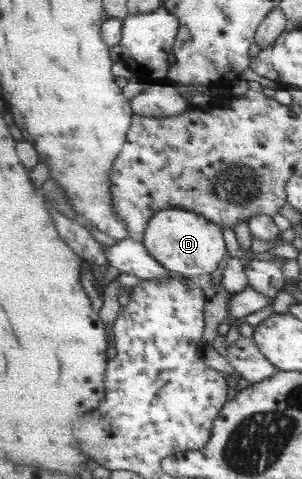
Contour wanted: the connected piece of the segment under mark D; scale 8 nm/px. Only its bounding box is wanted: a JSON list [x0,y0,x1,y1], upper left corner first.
[143,208,227,281]

